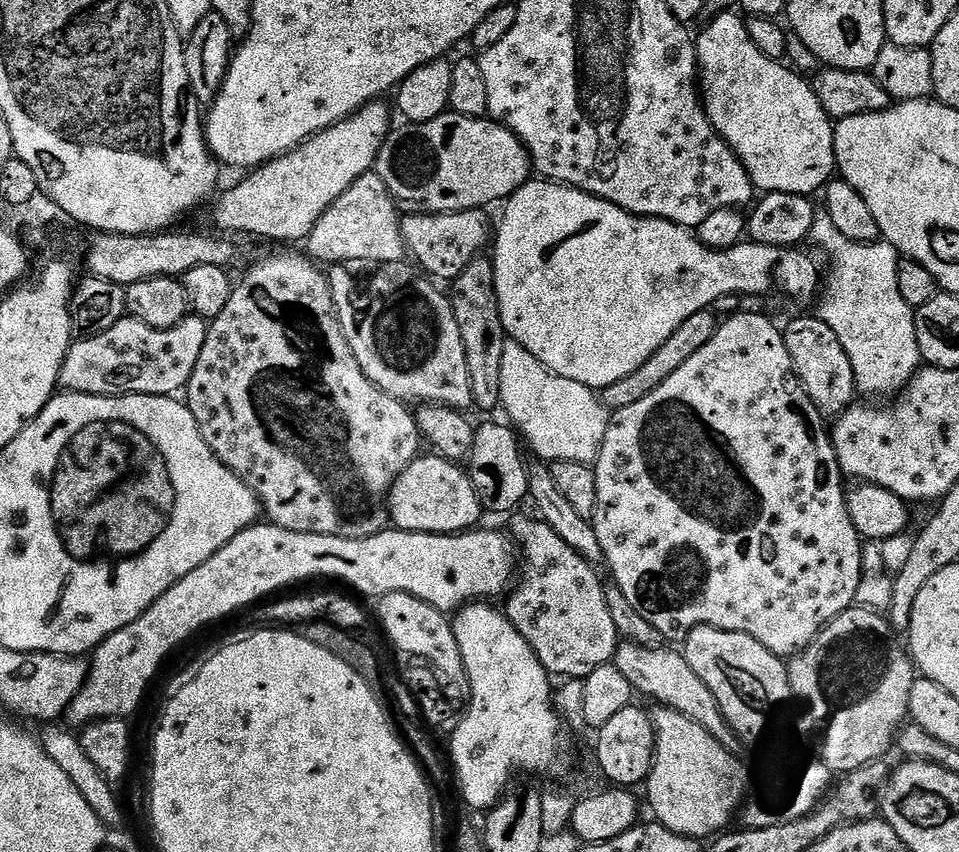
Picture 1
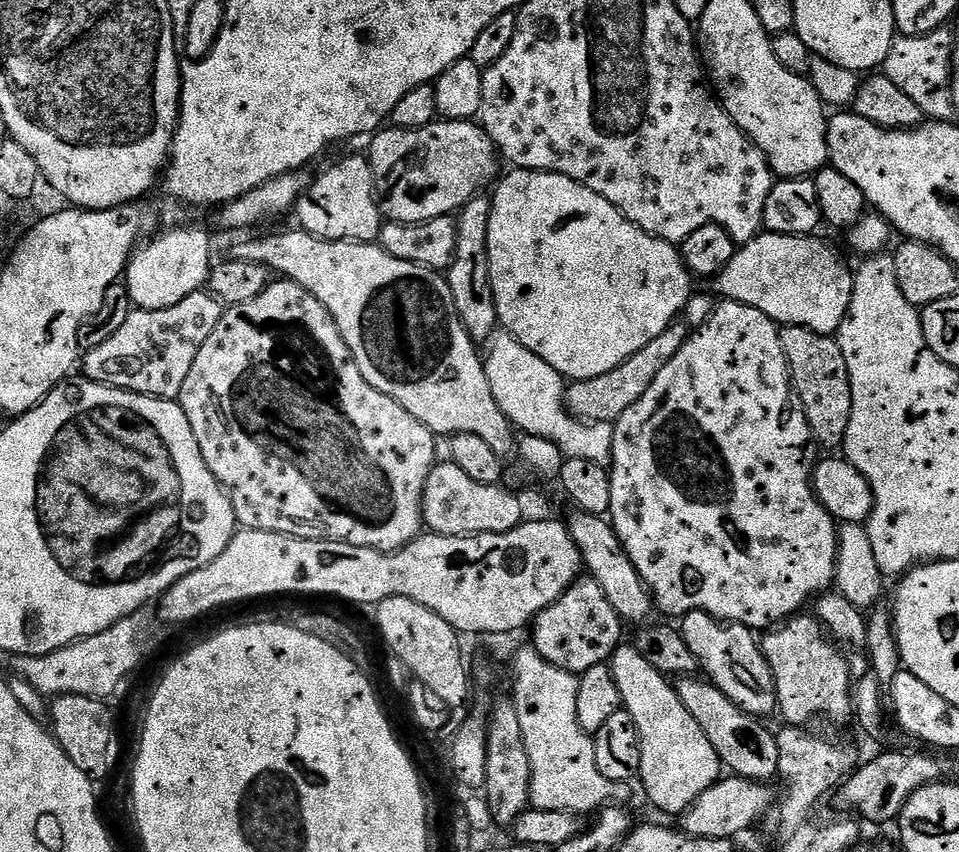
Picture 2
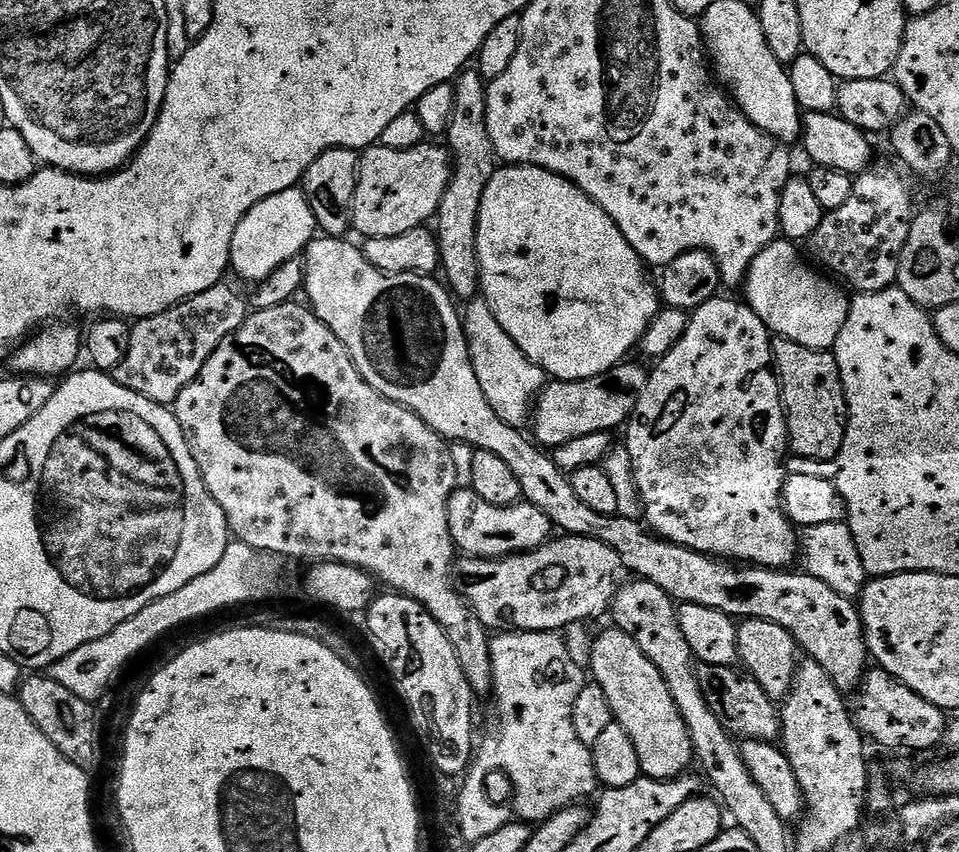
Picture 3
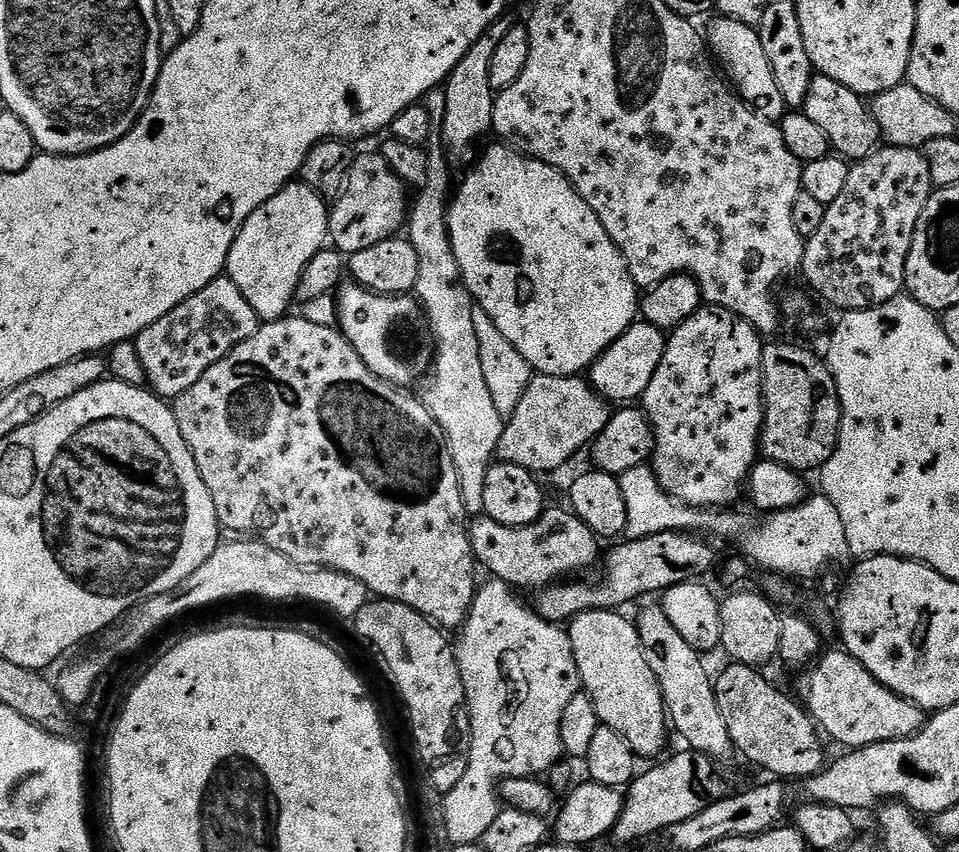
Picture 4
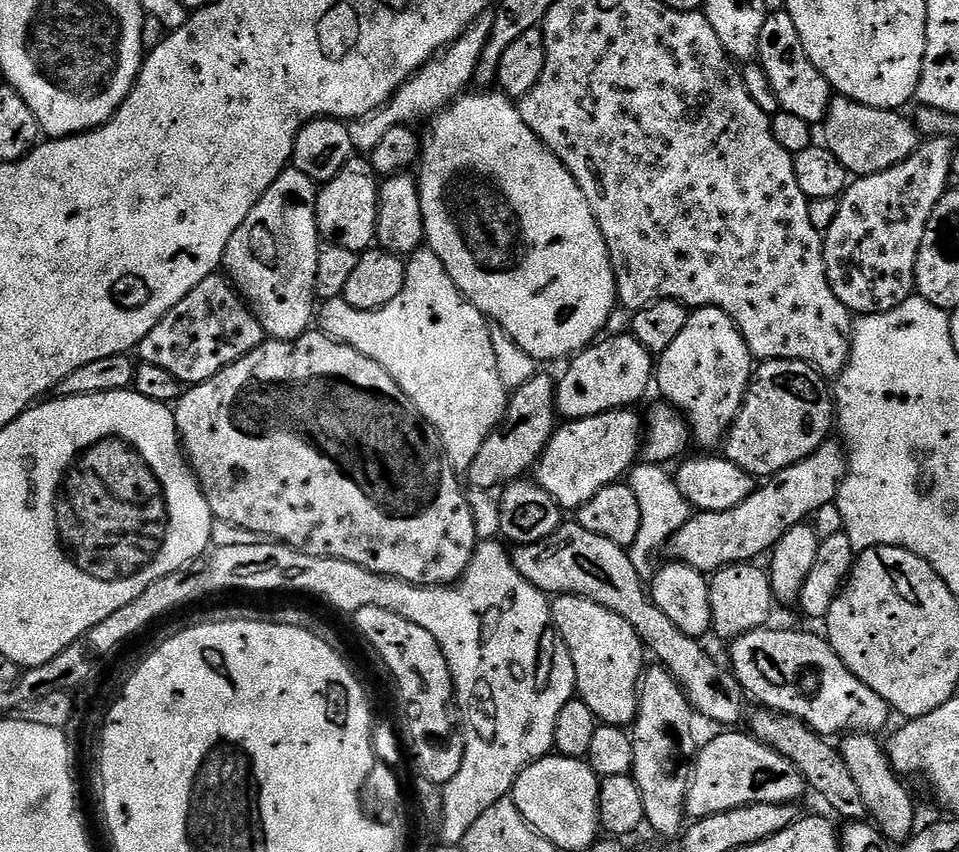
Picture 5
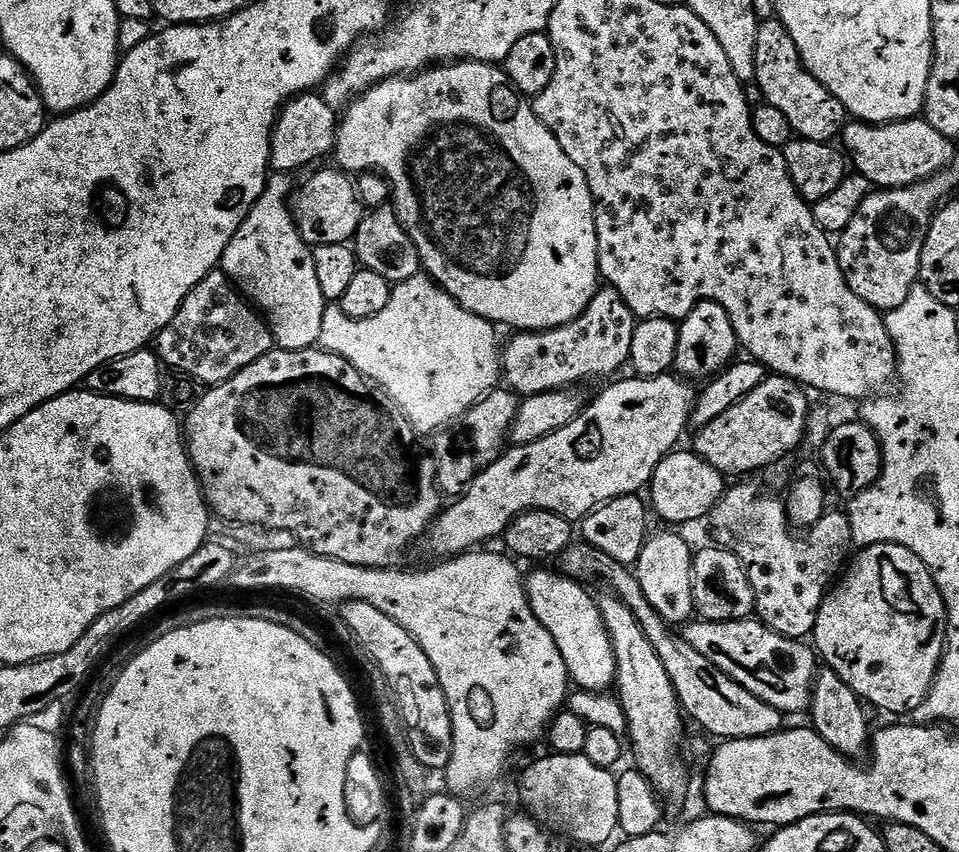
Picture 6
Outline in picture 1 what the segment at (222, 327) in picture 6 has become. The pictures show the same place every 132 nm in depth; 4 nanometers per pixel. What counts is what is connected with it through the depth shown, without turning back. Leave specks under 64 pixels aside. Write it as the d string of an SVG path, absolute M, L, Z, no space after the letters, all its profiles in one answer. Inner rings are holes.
M125 314L110 330L102 330L94 338L77 339L69 346L59 387L87 396L175 397L187 389L190 374L198 366L208 326L209 321L195 314L169 328L146 326L146 322Z

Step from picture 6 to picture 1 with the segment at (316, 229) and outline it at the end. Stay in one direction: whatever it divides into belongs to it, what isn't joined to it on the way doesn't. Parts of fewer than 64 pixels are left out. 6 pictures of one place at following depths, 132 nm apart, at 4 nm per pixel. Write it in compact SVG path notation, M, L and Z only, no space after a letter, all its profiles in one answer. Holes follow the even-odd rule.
M451 110L430 122L405 123L404 128L393 127L376 159L374 171L386 182L393 200L405 213L418 212L461 212L475 208L487 209L488 204L499 205L513 196L533 175L532 160L524 143L503 124L491 118L470 118L459 116Z

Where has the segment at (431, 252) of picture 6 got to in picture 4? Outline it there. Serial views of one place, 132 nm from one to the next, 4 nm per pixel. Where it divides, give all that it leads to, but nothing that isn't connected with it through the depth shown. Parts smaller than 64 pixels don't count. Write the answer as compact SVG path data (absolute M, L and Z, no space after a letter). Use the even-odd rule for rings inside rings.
M496 142L493 148L483 149L482 155L467 169L464 181L459 181L454 195L448 205L448 233L454 250L454 258L458 262L460 278L464 282L468 295L502 330L503 336L510 341L510 346L526 358L526 362L539 375L542 376L580 376L584 371L591 369L594 361L606 351L631 324L637 323L638 313L642 308L642 300L638 295L638 289L634 278L630 274L624 255L618 250L618 246L606 234L606 226L598 222L598 214L590 210L590 206L578 194L578 190L564 177L560 169L550 166L541 160L533 160L527 154L521 154L517 149L503 143Z

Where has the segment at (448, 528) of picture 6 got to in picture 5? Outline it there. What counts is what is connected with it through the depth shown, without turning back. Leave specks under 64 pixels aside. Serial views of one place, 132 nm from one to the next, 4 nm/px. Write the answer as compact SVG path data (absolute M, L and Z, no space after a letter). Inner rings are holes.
M620 408L617 412L603 412L590 418L570 420L561 423L552 433L546 450L536 462L534 479L555 498L561 509L575 510L588 502L598 490L617 483L637 463L641 448L642 416L636 410Z

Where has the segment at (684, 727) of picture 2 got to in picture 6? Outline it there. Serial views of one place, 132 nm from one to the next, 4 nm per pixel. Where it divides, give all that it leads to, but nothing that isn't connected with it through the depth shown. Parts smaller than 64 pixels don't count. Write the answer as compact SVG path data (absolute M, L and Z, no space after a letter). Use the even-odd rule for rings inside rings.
M559 571L527 573L528 601L534 618L550 630L562 662L566 662L571 683L585 692L608 692L616 683L616 659L610 636L596 605L597 597L587 592L585 585L571 580Z

